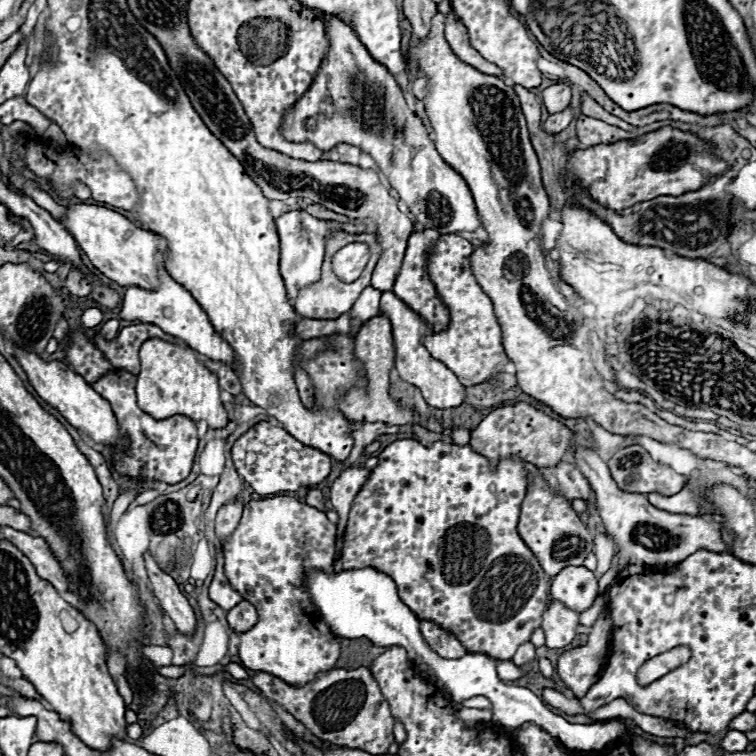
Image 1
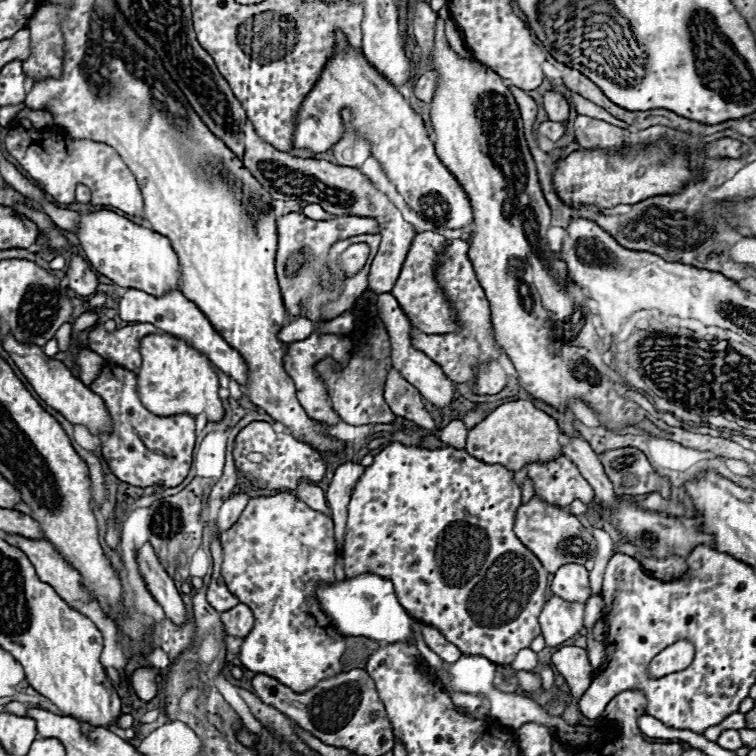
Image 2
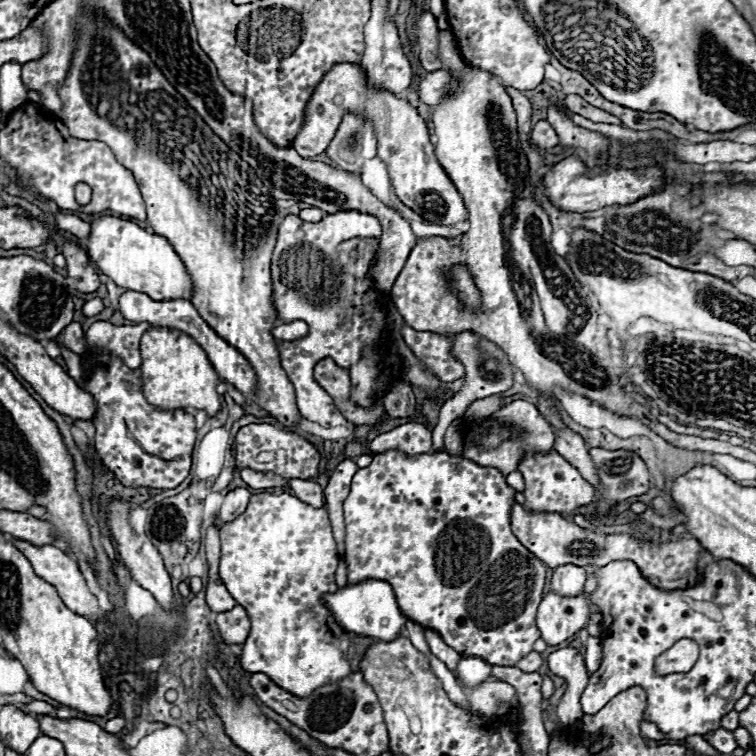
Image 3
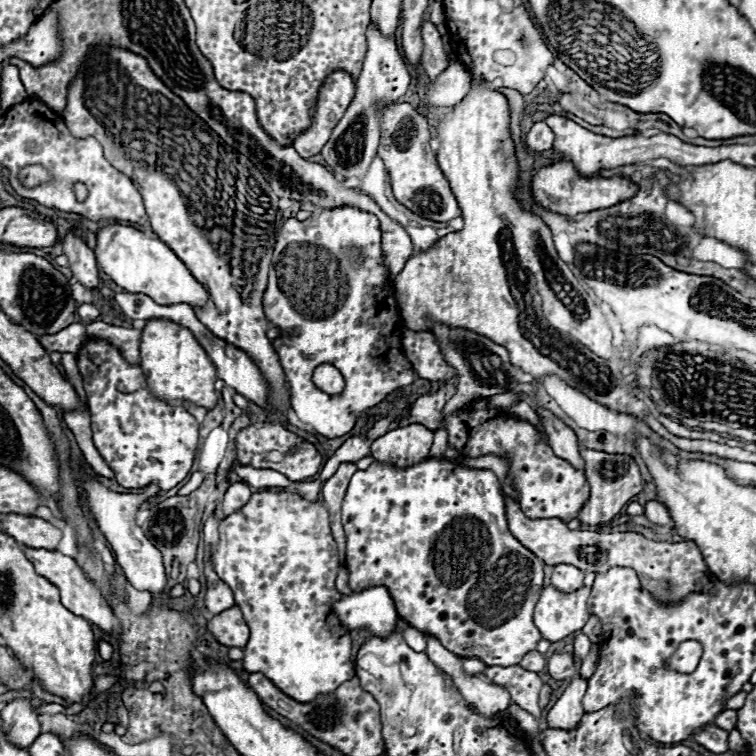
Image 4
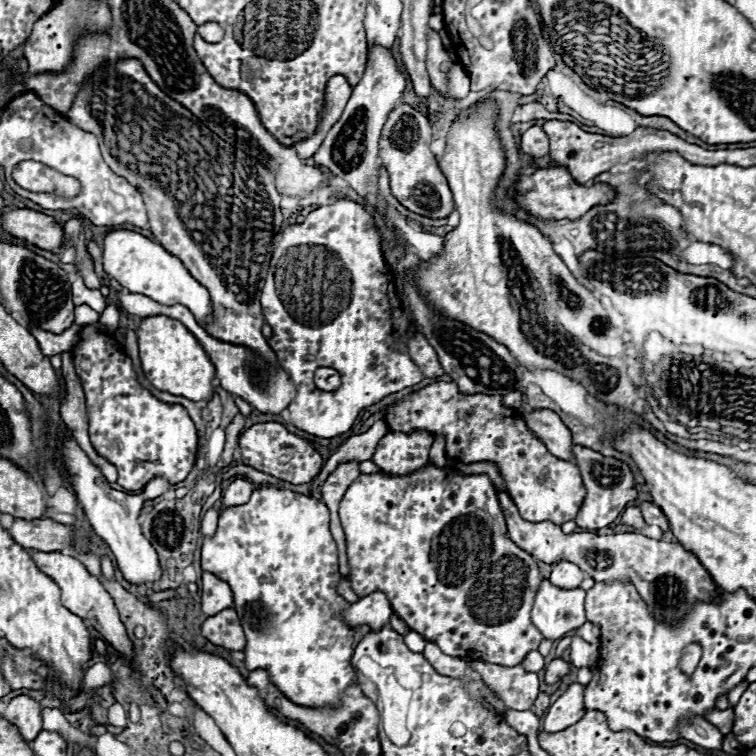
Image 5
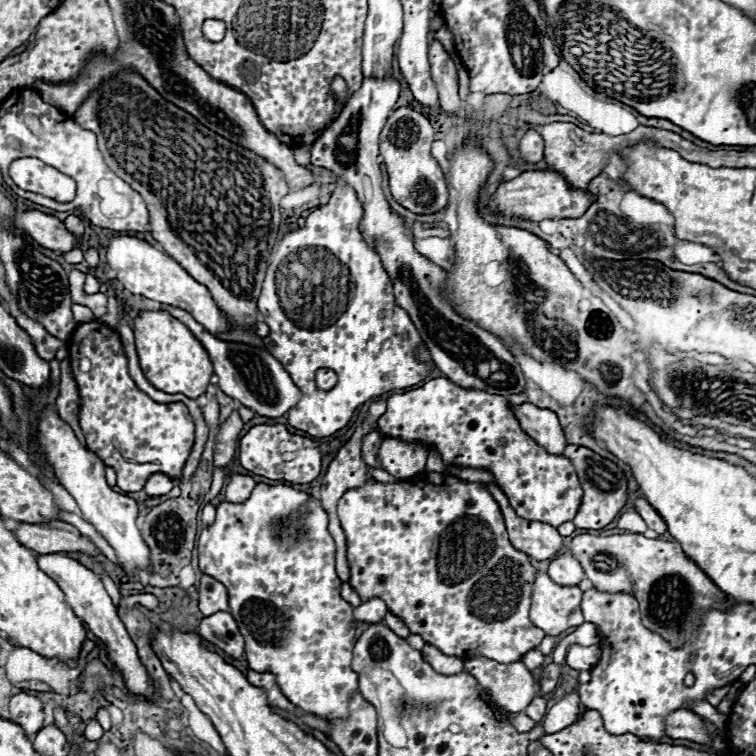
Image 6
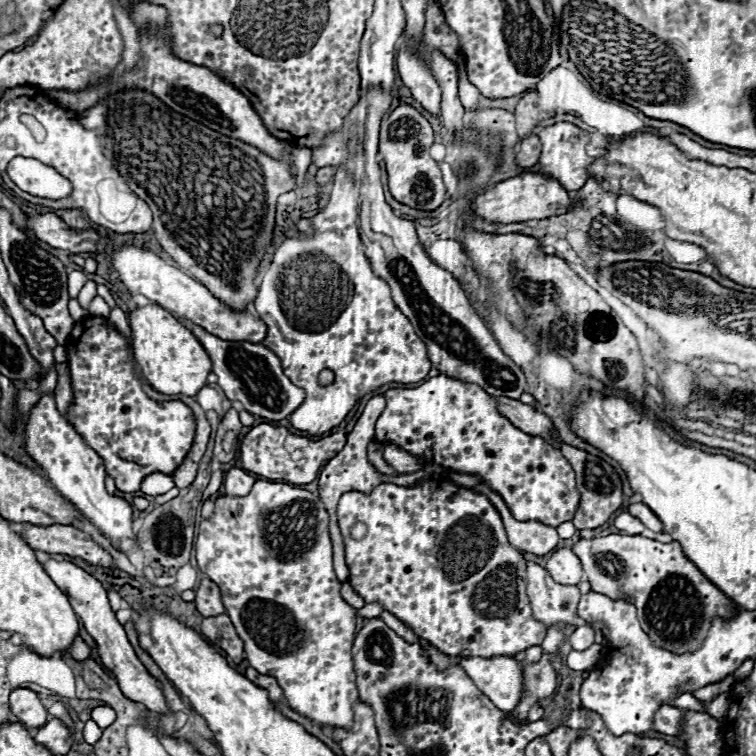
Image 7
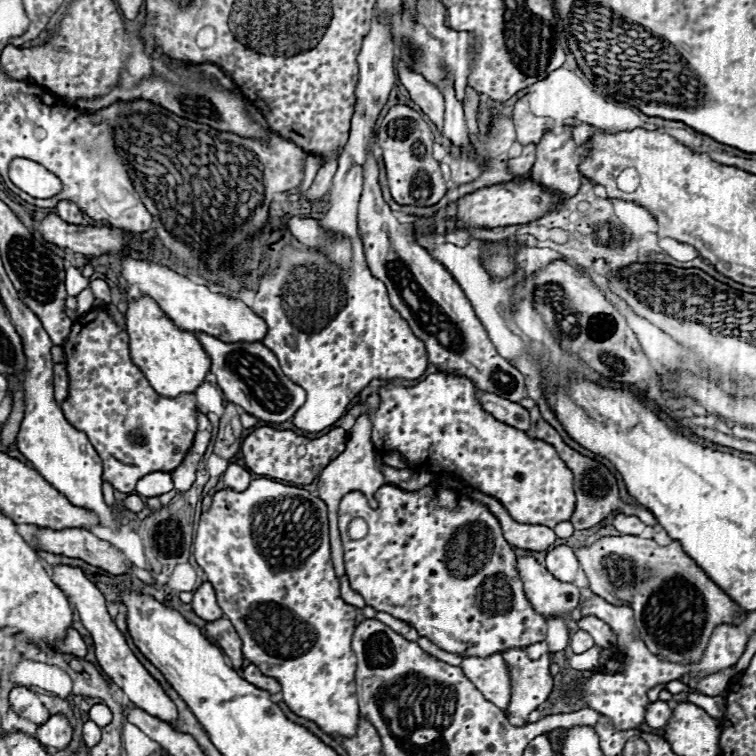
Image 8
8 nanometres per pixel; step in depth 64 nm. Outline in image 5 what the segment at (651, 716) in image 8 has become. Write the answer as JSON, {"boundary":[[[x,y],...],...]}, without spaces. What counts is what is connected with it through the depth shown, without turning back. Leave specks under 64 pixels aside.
{"boundary":[[[694,718],[688,726],[680,728],[680,734],[682,734],[682,738],[686,738],[694,744],[700,744],[702,748],[708,748],[708,750],[720,750],[722,740],[724,740],[724,734],[702,718]]]}

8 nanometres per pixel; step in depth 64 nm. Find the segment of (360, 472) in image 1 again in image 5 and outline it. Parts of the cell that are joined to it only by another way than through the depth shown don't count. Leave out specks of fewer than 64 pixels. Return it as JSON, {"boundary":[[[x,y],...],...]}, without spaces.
{"boundary":[[[344,462],[340,464],[330,476],[328,480],[322,484],[322,502],[328,506],[330,510],[330,532],[338,544],[338,558],[340,558],[340,574],[348,576],[348,560],[346,560],[346,540],[344,540],[344,532],[338,520],[338,504],[344,496],[344,492],[348,490],[348,486],[360,476],[358,470],[358,462]]]}

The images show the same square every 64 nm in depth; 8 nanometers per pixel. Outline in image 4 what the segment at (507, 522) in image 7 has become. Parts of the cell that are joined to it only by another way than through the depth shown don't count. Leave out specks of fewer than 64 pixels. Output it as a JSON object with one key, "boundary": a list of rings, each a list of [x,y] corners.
{"boundary":[[[506,496],[506,516],[514,538],[550,566],[564,562],[578,566],[580,570],[592,570],[596,574],[612,566],[632,566],[638,572],[642,586],[662,602],[678,602],[680,598],[686,598],[686,594],[690,592],[704,592],[712,588],[708,566],[702,558],[700,548],[692,540],[654,542],[636,532],[600,534],[594,530],[570,530],[566,522],[560,518],[532,520],[524,516],[520,504],[510,496]]]}

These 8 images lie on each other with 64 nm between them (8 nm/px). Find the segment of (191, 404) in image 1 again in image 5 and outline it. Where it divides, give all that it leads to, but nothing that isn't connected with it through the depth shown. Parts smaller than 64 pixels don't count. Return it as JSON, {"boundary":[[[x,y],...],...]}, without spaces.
{"boundary":[[[152,316],[144,318],[138,328],[138,346],[140,346],[140,360],[142,372],[146,380],[160,392],[168,392],[172,396],[184,396],[192,402],[210,402],[214,396],[212,380],[214,380],[214,366],[206,356],[204,348],[198,340],[186,330],[186,326],[178,320],[168,316]]]}

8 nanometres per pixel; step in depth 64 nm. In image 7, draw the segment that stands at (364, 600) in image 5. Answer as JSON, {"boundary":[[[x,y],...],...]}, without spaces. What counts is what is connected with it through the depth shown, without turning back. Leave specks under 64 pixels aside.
{"boundary":[[[370,602],[370,604],[364,604],[364,606],[358,610],[358,616],[372,620],[372,618],[380,618],[382,612],[384,612],[384,608],[382,608],[378,602]]]}

